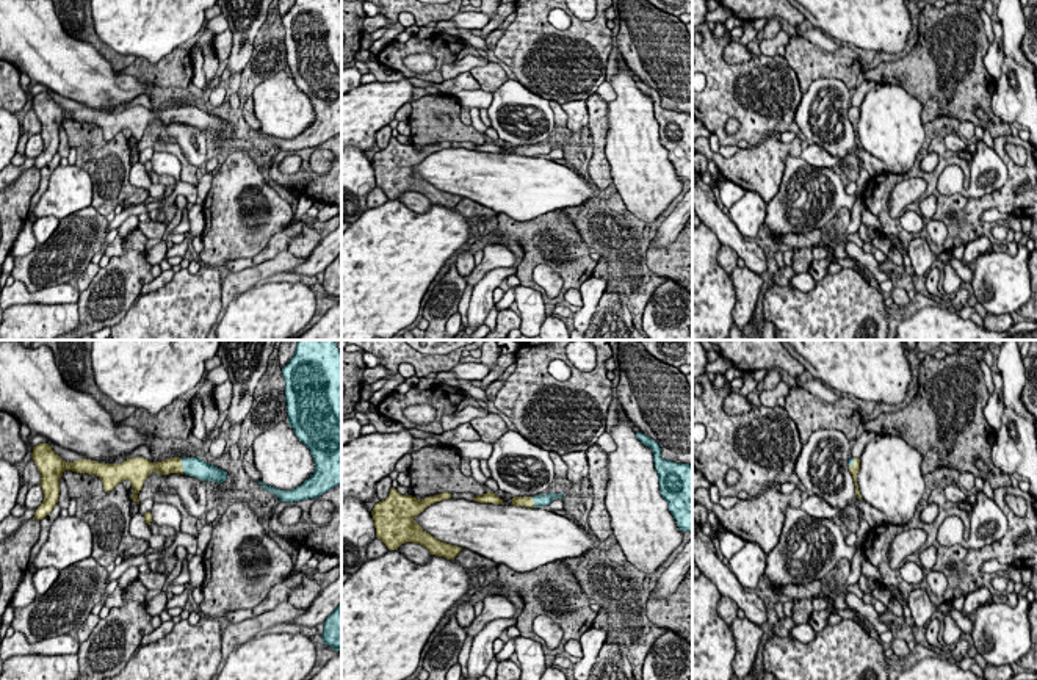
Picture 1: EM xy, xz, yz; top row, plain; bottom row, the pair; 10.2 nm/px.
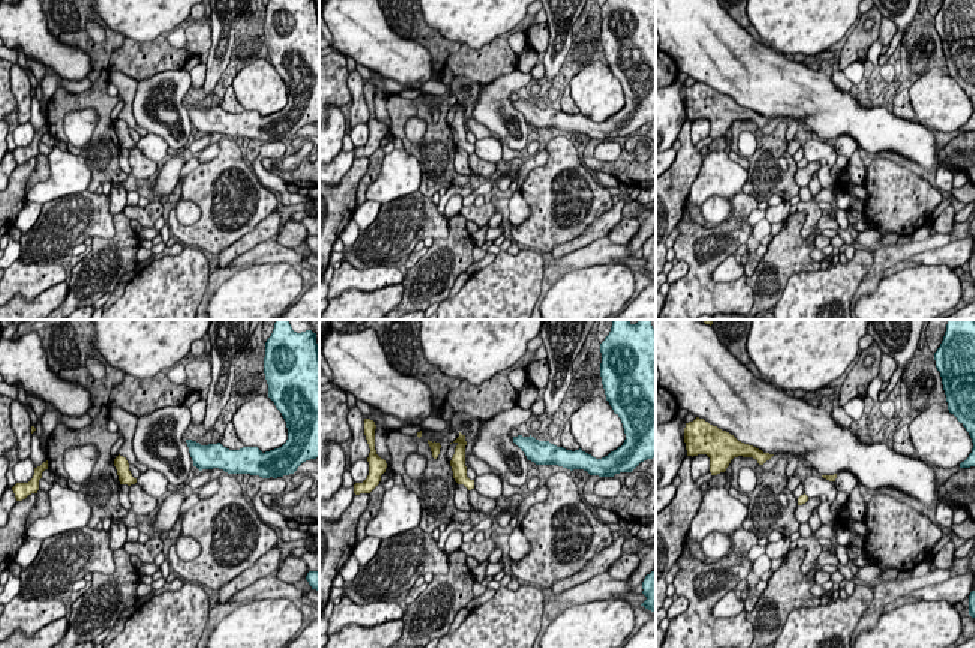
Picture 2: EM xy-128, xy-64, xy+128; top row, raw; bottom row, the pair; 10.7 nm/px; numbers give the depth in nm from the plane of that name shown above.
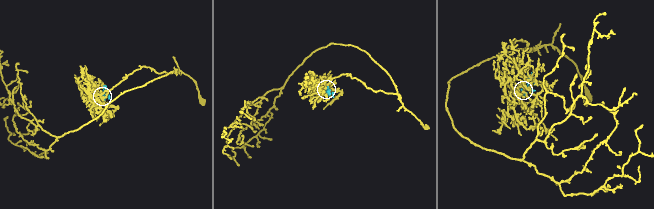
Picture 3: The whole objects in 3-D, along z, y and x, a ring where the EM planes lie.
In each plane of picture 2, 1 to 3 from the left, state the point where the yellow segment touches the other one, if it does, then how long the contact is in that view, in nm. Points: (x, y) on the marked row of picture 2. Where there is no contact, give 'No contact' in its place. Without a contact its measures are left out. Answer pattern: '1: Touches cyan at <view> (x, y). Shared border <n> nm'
1: No contact
2: No contact
3: No contact

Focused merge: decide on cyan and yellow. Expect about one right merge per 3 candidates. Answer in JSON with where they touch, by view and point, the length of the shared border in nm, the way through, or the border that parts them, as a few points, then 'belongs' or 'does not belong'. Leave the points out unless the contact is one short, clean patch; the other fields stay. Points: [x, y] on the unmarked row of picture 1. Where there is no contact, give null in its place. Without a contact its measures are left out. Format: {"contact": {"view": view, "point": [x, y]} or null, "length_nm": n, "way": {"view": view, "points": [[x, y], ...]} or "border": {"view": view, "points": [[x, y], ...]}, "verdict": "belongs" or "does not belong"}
{"contact": {"view": "xy", "point": [182, 113]}, "length_nm": 160, "way": {"view": "xy", "points": [[196, 116], [182, 113], [174, 113]]}, "verdict": "belongs"}

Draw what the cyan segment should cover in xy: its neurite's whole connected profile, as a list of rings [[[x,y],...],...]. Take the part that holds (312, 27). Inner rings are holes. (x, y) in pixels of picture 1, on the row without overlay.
[[[294,0],[282,24],[288,74],[310,99],[315,121],[291,139],[257,132],[280,150],[293,152],[341,135],[341,2]]]

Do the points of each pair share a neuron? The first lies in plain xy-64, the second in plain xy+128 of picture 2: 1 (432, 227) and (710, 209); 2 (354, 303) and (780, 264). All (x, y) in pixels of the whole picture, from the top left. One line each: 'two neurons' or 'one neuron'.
1: two neurons
2: two neurons

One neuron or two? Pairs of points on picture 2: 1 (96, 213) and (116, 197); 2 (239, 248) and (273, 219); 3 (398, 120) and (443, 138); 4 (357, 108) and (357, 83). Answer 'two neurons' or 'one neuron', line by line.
1: two neurons
2: one neuron
3: one neuron
4: one neuron

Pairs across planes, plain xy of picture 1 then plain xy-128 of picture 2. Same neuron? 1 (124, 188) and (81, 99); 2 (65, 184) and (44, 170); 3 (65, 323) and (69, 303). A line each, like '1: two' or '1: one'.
1: one
2: two
3: two

